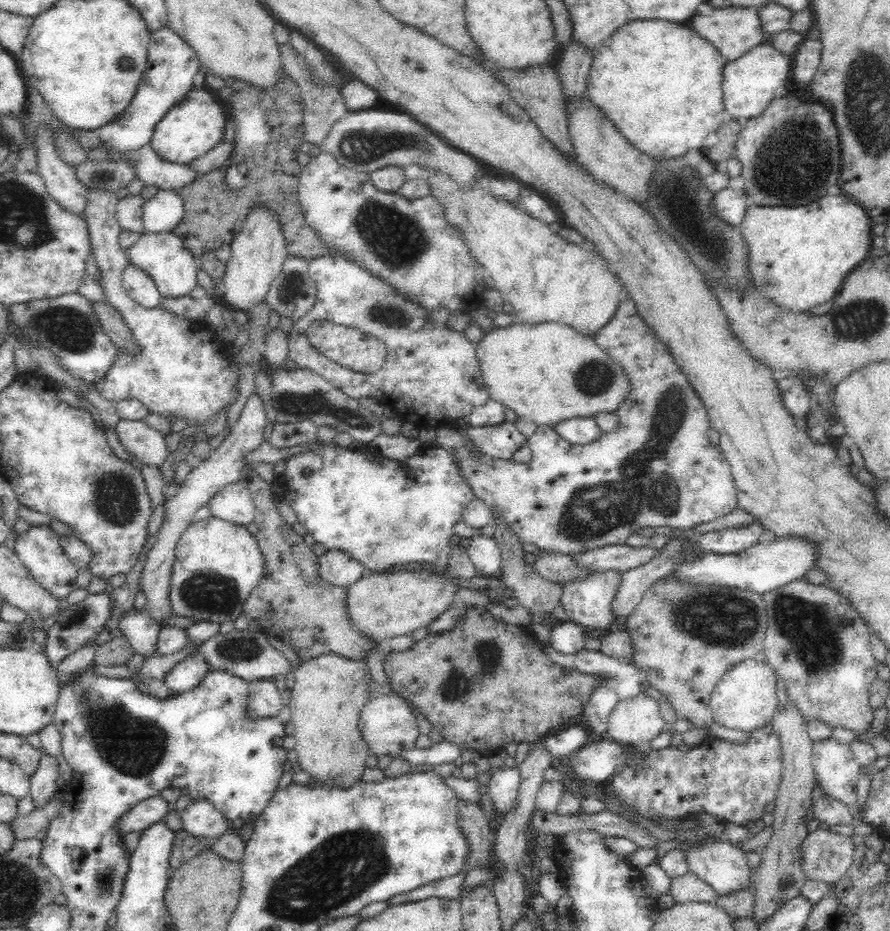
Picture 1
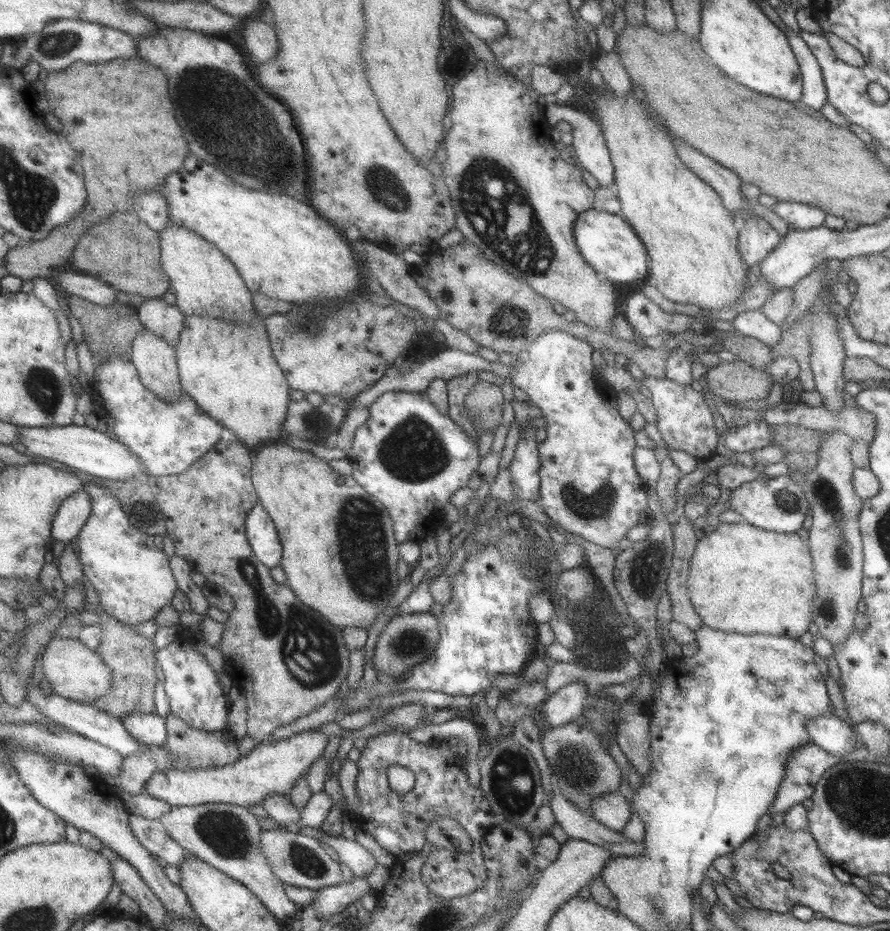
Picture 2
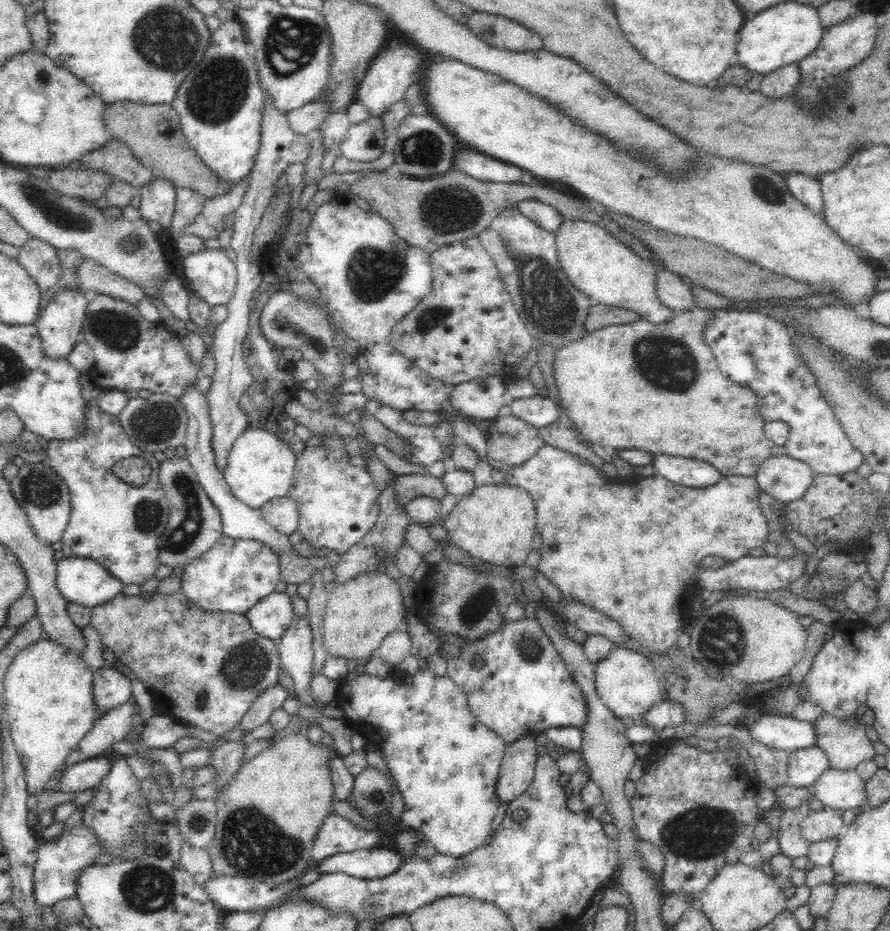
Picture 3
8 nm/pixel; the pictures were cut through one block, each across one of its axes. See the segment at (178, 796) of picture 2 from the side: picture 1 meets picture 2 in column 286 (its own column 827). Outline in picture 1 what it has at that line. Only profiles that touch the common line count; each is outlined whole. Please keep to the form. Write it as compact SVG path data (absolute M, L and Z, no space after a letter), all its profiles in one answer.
M830 736L813 743L811 757L814 778L823 792L852 809L856 808L856 784L861 765L849 745Z

